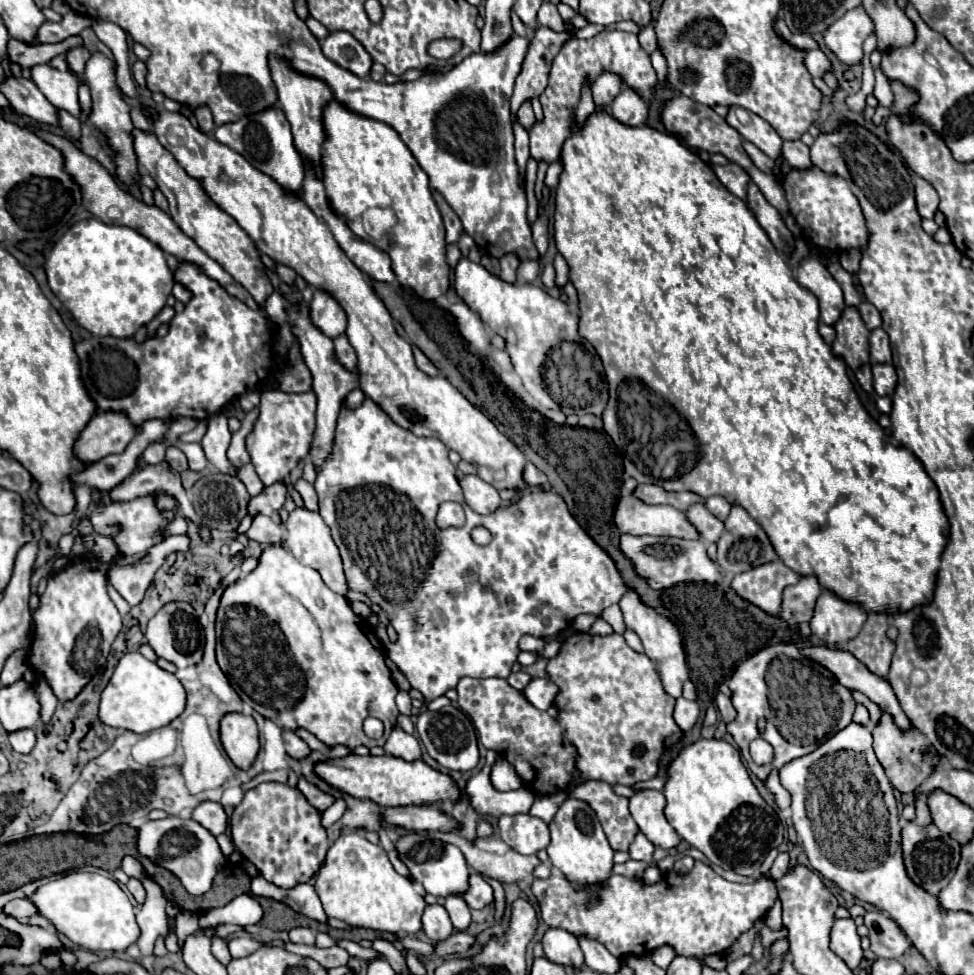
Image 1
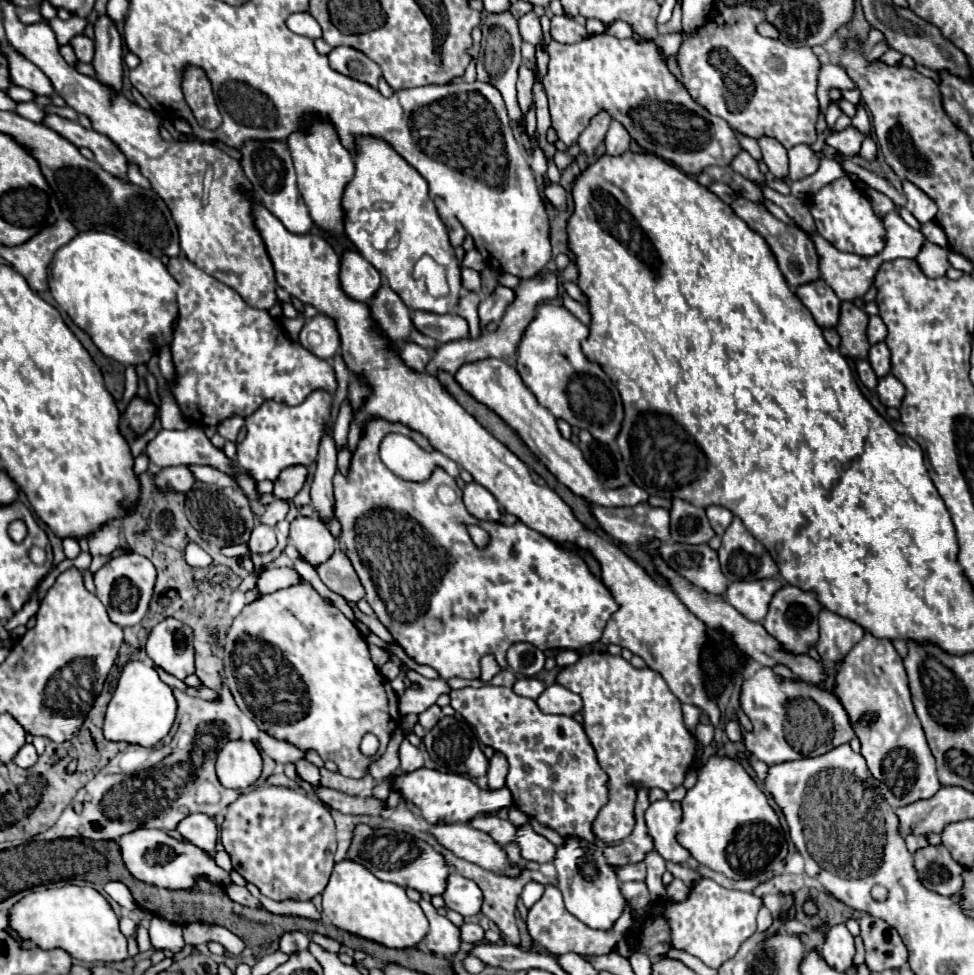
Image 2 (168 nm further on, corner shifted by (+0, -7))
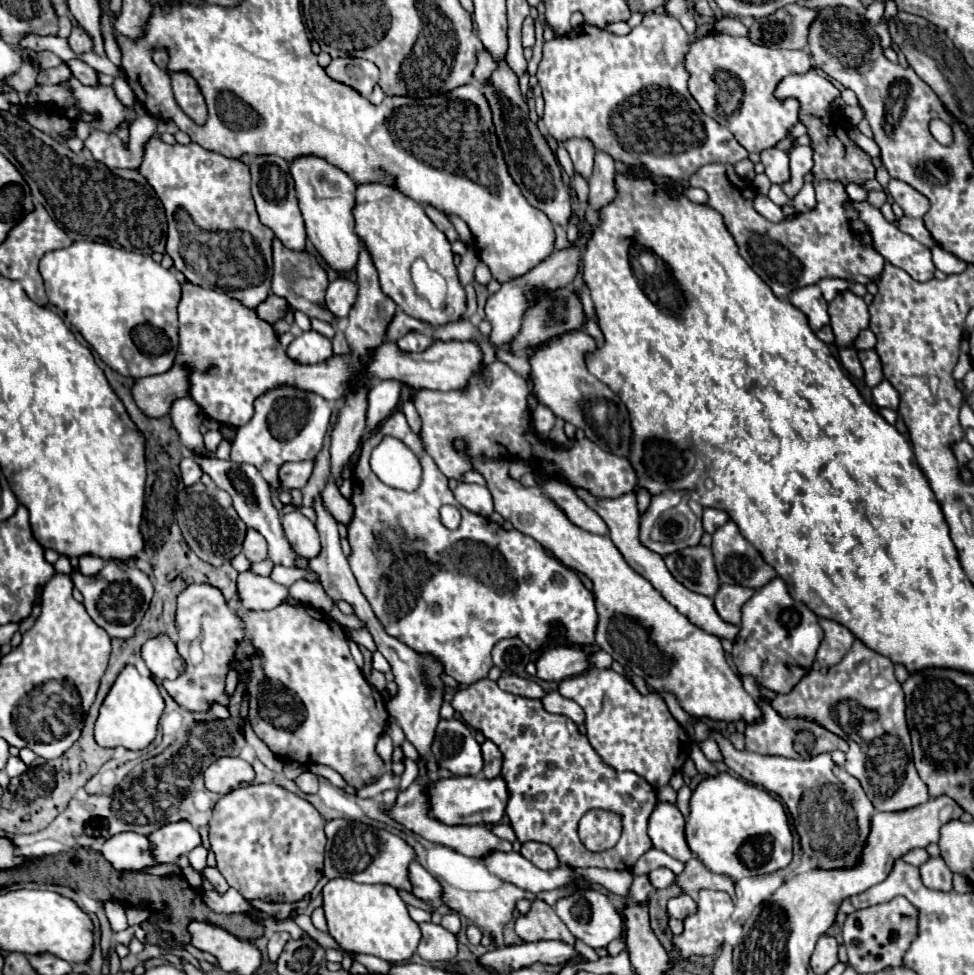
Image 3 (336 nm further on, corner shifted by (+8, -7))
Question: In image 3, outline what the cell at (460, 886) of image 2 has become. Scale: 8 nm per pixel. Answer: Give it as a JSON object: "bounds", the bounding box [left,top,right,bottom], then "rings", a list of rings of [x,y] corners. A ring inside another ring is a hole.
{"bounds":[410,862,442,902],"rings":[[[418,862],[410,864],[410,882],[414,886],[414,896],[426,902],[436,902],[442,896],[440,882]]]}

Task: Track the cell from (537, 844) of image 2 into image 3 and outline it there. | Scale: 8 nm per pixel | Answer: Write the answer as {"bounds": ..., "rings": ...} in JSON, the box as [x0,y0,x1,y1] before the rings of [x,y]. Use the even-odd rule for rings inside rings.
{"bounds":[520,842,558,870],"rings":[[[524,842],[520,848],[520,854],[530,860],[534,866],[538,866],[540,870],[554,870],[558,868],[558,856],[552,848],[548,848],[548,844],[540,844],[540,842]]]}

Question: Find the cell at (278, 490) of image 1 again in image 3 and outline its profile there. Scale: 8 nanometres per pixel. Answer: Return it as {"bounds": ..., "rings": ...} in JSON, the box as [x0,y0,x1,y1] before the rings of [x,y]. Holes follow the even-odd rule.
{"bounds":[280,462,312,490],"rings":[[[288,462],[280,466],[280,486],[284,490],[292,490],[292,488],[302,488],[308,478],[312,474],[312,462]]]}

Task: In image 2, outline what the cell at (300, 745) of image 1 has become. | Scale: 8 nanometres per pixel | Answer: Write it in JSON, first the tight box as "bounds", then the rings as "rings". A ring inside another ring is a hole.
{"bounds":[296,760,320,788],"rings":[[[300,760],[296,762],[296,772],[304,782],[308,782],[314,788],[320,788],[320,772],[314,764],[310,764],[308,760]]]}

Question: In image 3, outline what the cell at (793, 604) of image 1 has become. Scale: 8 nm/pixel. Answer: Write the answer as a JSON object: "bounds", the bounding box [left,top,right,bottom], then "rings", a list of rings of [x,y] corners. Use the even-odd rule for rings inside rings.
{"bounds":[732,576,822,694],"rings":[[[776,576],[742,608],[740,634],[732,648],[734,664],[738,674],[750,674],[764,688],[784,694],[810,670],[820,640],[822,628],[818,626],[818,616],[806,604],[794,600],[784,580]]]}

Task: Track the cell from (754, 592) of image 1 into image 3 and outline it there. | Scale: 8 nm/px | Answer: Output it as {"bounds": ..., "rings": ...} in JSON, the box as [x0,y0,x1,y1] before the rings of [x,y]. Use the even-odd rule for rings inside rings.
{"bounds":[714,584,752,626],"rings":[[[722,584],[714,596],[714,606],[720,618],[738,626],[742,620],[742,606],[752,598],[752,594],[752,588],[744,588],[740,584]]]}

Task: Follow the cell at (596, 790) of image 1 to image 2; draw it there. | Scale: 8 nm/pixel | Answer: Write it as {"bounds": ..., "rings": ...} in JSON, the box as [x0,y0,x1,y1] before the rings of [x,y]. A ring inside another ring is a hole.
{"bounds":[450,684,654,866],"rings":[[[492,684],[452,690],[450,698],[450,706],[476,728],[480,742],[508,758],[510,772],[506,776],[506,788],[512,792],[512,802],[520,812],[556,830],[562,838],[586,840],[604,854],[610,866],[642,862],[654,850],[654,840],[644,822],[644,812],[650,806],[648,788],[638,788],[636,792],[636,830],[632,832],[632,844],[620,844],[616,848],[604,848],[604,844],[600,844],[600,848],[596,846],[592,820],[598,816],[600,808],[608,804],[608,776],[600,768],[582,724],[572,716],[542,714],[532,698],[518,696],[512,688]]]}

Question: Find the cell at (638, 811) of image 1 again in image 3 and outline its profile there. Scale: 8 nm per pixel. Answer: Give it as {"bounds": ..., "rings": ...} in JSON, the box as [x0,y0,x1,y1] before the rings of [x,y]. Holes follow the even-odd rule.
{"bounds":[648,802,692,862],"rings":[[[658,802],[648,822],[648,836],[654,848],[666,852],[668,856],[686,862],[692,852],[684,840],[684,816],[670,802]]]}

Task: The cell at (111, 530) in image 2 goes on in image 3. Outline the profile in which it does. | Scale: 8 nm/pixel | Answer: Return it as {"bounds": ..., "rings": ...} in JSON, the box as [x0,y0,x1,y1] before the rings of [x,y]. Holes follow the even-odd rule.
{"bounds":[80,554,104,576],"rings":[[[84,554],[80,556],[80,572],[86,576],[92,576],[96,572],[100,572],[104,566],[104,560],[100,556],[92,556],[92,554]]]}

